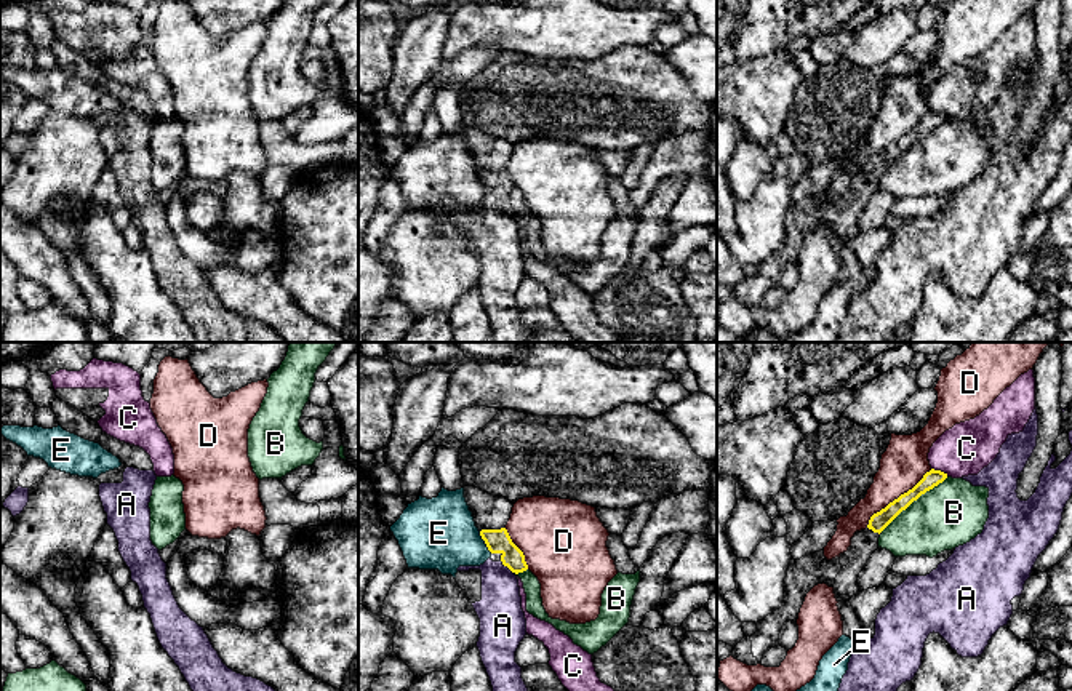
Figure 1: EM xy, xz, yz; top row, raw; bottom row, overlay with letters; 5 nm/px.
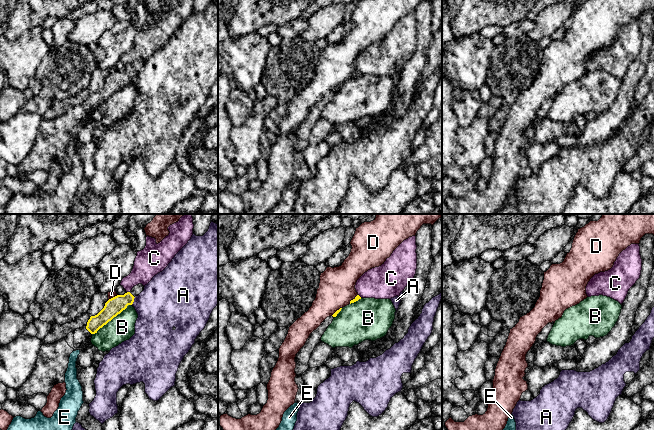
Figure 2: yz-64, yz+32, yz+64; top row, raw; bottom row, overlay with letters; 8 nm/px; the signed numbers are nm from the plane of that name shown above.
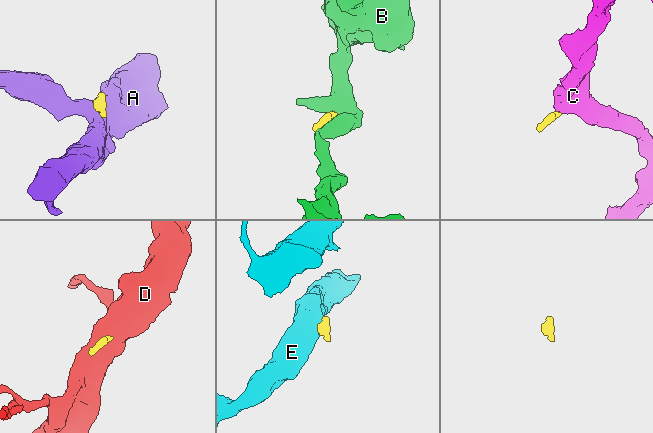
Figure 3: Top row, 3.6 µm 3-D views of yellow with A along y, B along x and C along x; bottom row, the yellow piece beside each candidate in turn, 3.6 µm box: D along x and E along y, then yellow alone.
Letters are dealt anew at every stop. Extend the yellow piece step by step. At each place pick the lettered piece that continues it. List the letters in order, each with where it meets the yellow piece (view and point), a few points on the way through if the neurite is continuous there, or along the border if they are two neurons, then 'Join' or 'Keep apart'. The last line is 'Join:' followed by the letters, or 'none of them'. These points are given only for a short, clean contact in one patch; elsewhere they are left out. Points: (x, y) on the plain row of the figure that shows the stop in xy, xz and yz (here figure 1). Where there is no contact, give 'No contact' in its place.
A: Touches yellow at xz (506, 207). Boundary: xz (501, 202), (512, 215). Keep apart
B: Touches yellow at yz (914, 141). Boundary: yz (948, 119), (914, 141), (880, 173). Keep apart
C: Touches yellow at yz (940, 112). Boundary: yz (932, 109), (948, 117). Keep apart
D: Touches yellow at yz (898, 139). Boundary: yz (932, 111), (911, 130), (877, 152), (866, 168). Keep apart
E: Touches yellow at xz (485, 184). Boundary: xz (479, 173), (492, 194). Keep apart
Join: none of them

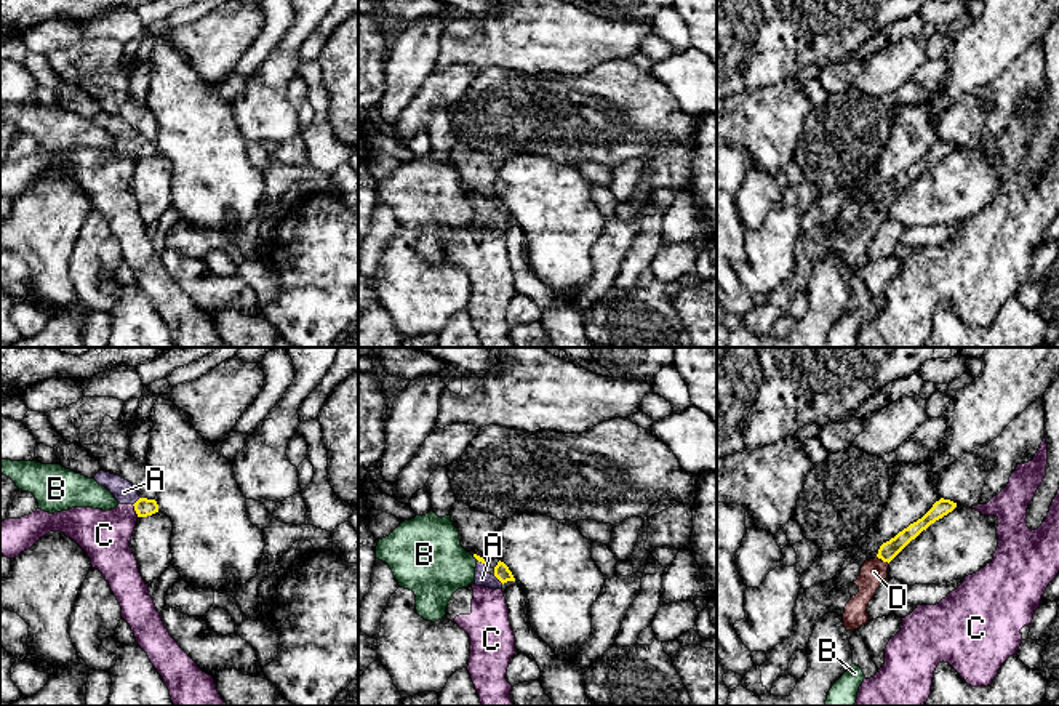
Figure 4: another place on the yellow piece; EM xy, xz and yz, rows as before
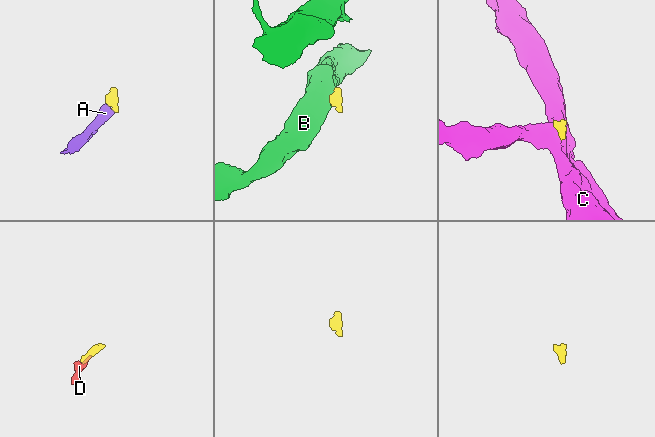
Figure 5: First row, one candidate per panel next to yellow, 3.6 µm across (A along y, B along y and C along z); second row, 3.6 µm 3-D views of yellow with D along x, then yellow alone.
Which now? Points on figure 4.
A: Touches yellow at xz (498, 220). Path across: xz (501, 212), (498, 220), (482, 220). Join
B: Touches yellow at xz (475, 199). Boundary: xz (472, 197), (477, 200). Keep apart
C: Touches yellow at xy (135, 151). Boundary: xy (131, 146), (138, 157). Keep apart
D: Touches yellow at yz (883, 202). Path across: yz (890, 191), (883, 202), (874, 213). Join
Join: A, D

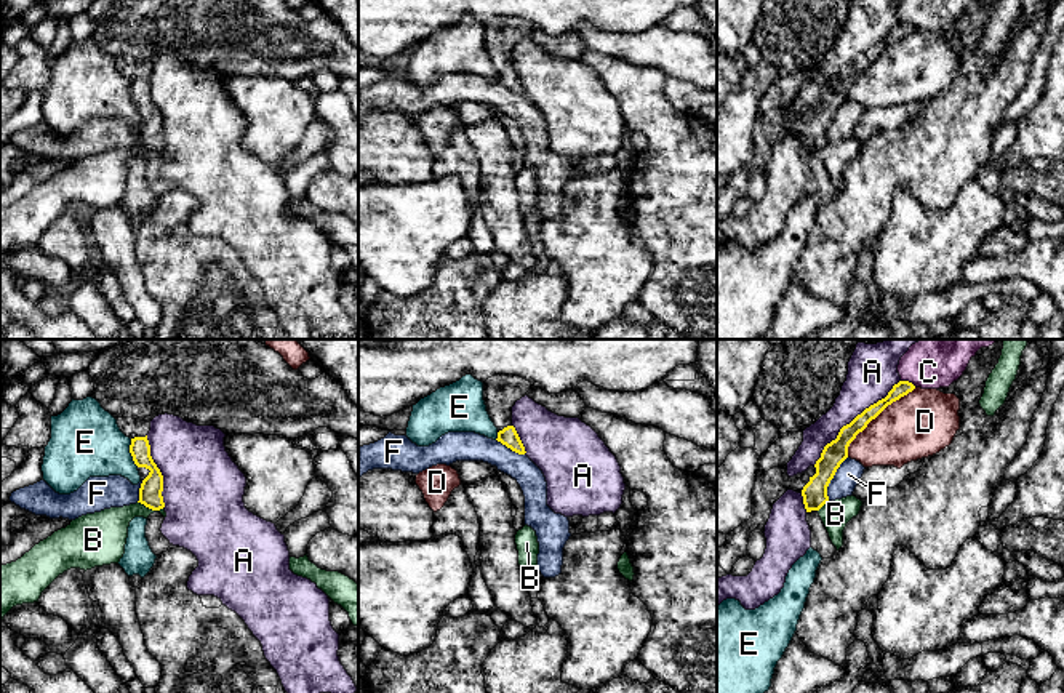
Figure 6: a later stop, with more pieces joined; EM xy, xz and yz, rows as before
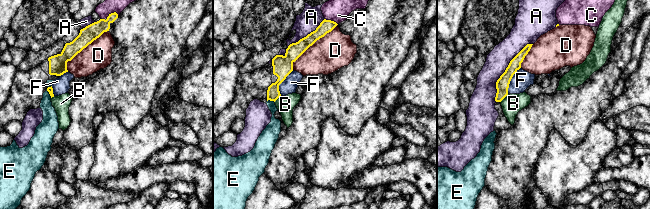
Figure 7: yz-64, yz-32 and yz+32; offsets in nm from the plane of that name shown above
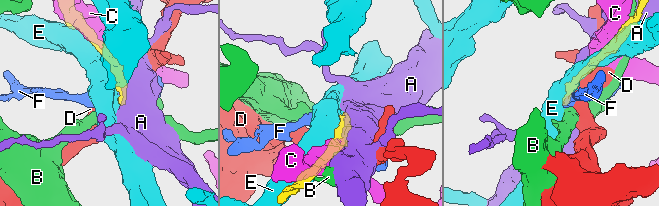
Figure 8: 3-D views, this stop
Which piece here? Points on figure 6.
A: Touches yellow at yz (853, 61). Keep apart
B: Touches yellow at xy (151, 149). Boundary: xy (138, 143), (152, 151), (162, 151). Keep apart
C: Touches yellow at yz (908, 23). Keep apart
D: Touches yellow at yz (876, 58). Boundary: yz (916, 29), (888, 45), (850, 85), (847, 98). Keep apart
E: Touches yellow at xy (130, 93). Keep apart
F: Touches yellow at yz (832, 119). Boundary: yz (847, 98), (828, 128), (828, 141). Keep apart
Join: none of them

